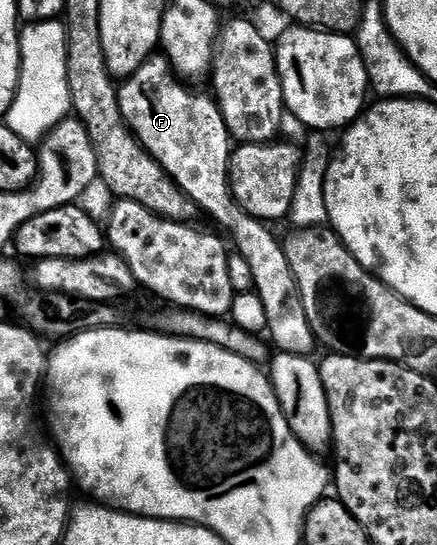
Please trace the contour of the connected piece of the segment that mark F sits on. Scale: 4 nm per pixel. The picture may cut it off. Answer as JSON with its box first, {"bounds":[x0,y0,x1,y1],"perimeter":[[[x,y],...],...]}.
{"bounds":[119,56,318,357],"perimeter":[[[149,56],[133,73],[127,74],[119,86],[120,106],[126,123],[132,128],[139,141],[144,144],[144,150],[155,159],[166,172],[175,179],[178,187],[184,192],[193,206],[201,205],[214,220],[220,225],[236,225],[240,221],[240,229],[232,233],[231,244],[235,252],[250,263],[250,275],[252,276],[252,288],[262,299],[262,307],[266,310],[266,333],[272,336],[271,344],[281,353],[294,353],[307,357],[315,354],[318,349],[317,338],[306,319],[306,307],[302,307],[300,292],[294,279],[294,271],[290,271],[290,263],[286,259],[286,251],[281,238],[271,233],[269,226],[257,217],[251,217],[249,213],[242,212],[240,204],[232,196],[232,182],[230,180],[230,162],[234,141],[231,141],[228,124],[220,114],[220,106],[211,96],[204,93],[195,93],[187,89],[179,81],[177,70],[173,62],[167,56]]]}

